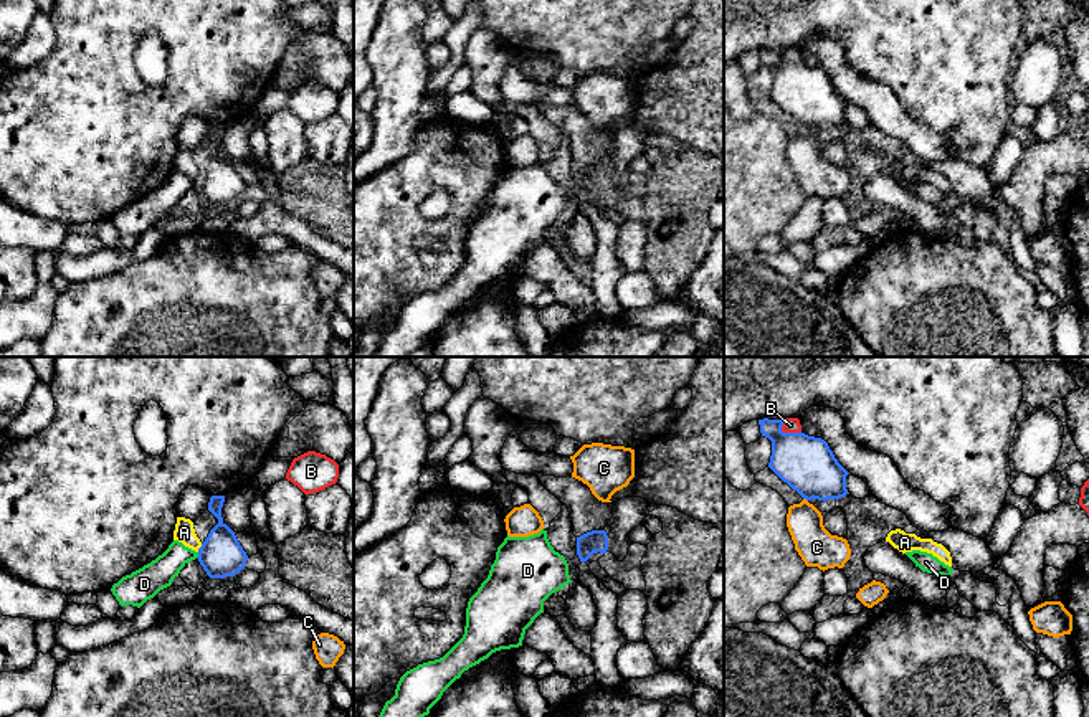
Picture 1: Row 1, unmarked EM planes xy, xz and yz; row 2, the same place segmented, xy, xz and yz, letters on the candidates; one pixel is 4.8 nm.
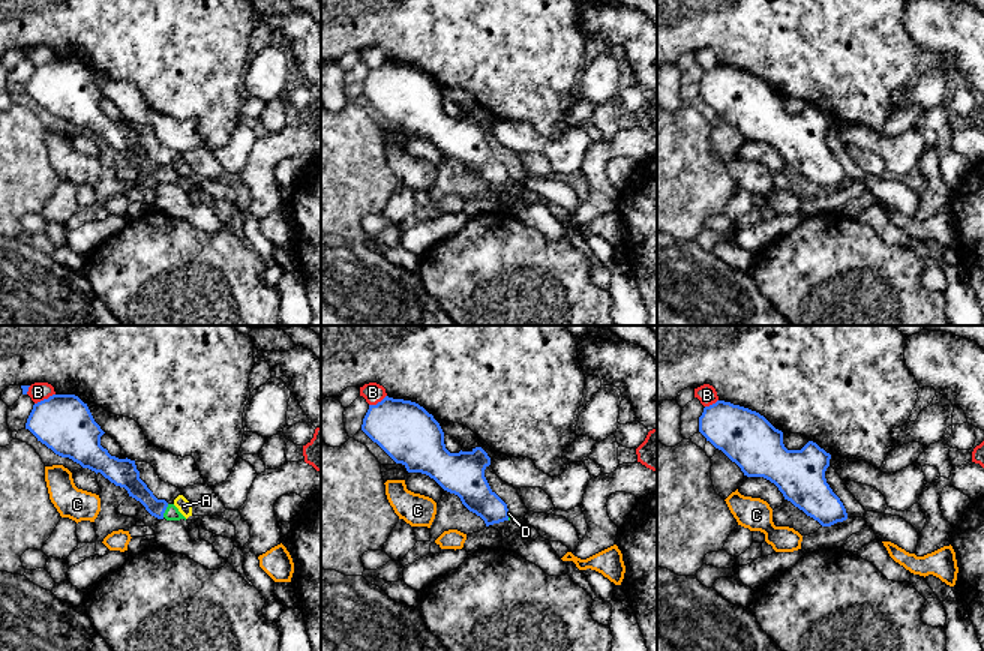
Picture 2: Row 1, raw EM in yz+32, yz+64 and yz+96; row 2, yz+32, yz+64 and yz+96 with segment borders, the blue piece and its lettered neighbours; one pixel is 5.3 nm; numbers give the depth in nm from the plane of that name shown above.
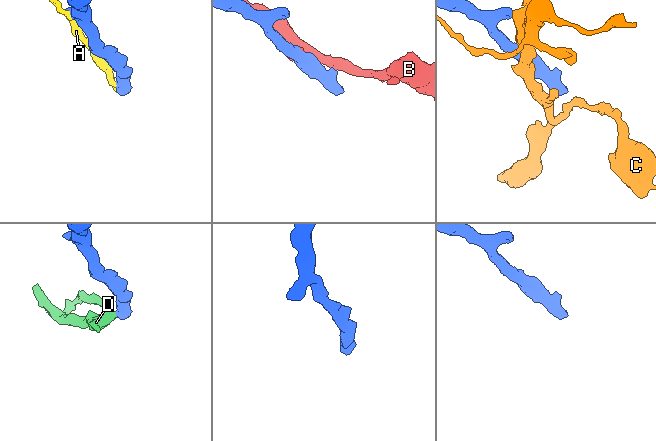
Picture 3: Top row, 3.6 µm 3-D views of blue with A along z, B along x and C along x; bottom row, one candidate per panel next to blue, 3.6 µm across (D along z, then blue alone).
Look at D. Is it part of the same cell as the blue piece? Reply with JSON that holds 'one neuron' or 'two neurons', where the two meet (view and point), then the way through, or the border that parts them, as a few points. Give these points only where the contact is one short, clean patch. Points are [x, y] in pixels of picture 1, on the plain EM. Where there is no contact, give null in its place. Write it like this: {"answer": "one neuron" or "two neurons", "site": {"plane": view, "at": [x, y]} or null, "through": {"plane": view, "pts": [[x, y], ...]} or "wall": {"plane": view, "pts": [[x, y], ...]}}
{"answer": "one neuron", "site": {"plane": "xy", "at": [199, 185]}, "through": {"plane": "xy", "pts": [[220, 185], [199, 185], [177, 185], [159, 204]]}}

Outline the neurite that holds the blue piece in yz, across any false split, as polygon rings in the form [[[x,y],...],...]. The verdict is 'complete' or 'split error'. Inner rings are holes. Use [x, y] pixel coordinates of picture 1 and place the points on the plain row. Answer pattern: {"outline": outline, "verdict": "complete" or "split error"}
{"outline": [[[758,50],[762,66],[772,71],[768,97],[803,129],[844,127],[849,104],[828,73],[805,63],[783,63],[783,50]]], "verdict": "complete"}

